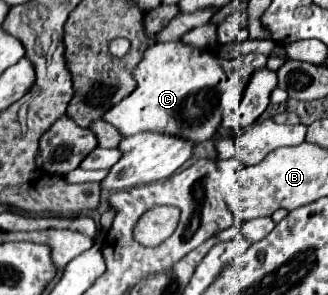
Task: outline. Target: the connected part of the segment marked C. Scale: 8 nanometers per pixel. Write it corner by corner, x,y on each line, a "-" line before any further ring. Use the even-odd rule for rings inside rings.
166,41
150,47
134,69
134,79
138,87
118,105
114,105
104,121
114,123
114,127
124,135
136,135
142,131
162,131
190,141
202,143
210,139
222,121
222,113
240,101
248,77
258,69
266,67
268,57
262,53
248,53
236,59
220,59
212,51
186,45
184,41

